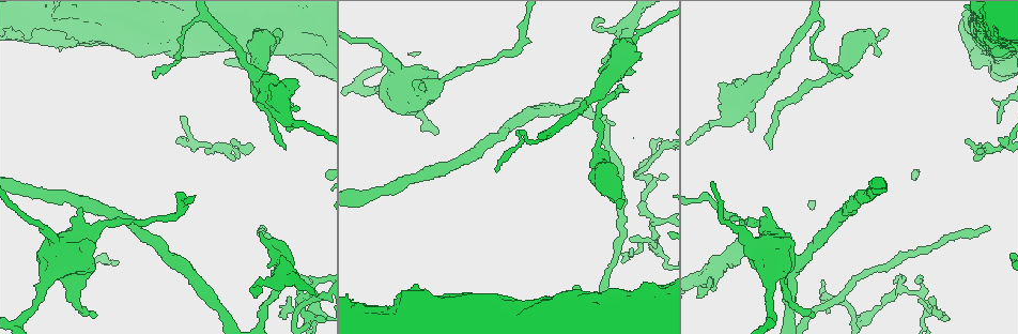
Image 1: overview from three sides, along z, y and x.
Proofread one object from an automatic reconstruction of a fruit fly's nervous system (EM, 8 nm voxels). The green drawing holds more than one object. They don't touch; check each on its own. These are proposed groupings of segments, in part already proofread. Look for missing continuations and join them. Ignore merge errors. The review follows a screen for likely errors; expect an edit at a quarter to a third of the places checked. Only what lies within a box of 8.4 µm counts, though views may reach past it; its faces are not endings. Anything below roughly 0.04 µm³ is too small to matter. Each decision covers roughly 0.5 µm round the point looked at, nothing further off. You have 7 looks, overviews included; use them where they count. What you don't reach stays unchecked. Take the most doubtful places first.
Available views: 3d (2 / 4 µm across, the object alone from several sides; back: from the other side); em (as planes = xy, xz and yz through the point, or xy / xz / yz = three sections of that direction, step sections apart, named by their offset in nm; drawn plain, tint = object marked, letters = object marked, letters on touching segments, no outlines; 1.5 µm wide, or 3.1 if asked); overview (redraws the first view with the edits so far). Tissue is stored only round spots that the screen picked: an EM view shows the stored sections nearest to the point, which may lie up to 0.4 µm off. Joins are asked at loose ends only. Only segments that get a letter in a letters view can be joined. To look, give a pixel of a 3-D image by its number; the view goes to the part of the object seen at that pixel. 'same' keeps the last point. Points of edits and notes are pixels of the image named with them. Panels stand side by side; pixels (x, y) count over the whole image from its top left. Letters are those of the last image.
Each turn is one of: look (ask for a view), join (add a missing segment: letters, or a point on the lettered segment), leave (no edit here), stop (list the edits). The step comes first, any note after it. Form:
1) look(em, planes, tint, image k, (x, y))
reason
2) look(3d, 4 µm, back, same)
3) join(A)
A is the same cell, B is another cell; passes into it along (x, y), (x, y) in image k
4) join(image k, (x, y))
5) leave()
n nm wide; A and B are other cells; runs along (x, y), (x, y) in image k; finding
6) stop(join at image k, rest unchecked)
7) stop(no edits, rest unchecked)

look(3d, 2 µm, back, image 1, (988, 228))
tapers out

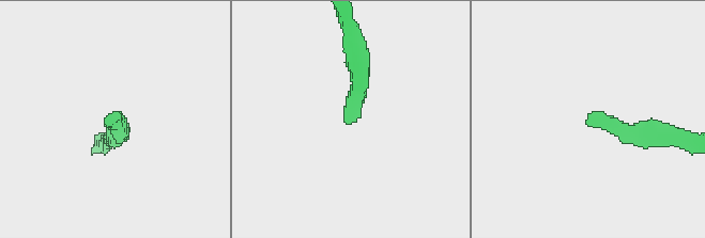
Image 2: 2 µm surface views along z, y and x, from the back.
look(em, planes, letters, image 2, (588, 117))
now the EM

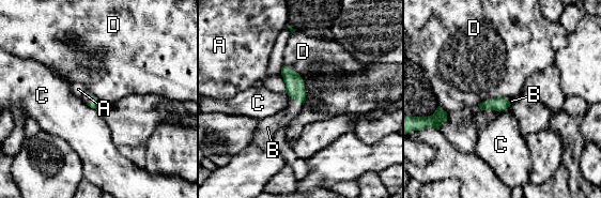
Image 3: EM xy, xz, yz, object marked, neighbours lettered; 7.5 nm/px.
join(B)
B is the same cell, A, C and D are other cells; passes into it along (294, 85), (296, 100), (274, 123) in image 3; it goes on there

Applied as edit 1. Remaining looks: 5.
look(em, yz, step 8, letters, image 1, (274, 34))
branch stops here

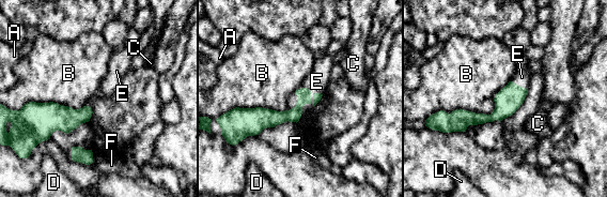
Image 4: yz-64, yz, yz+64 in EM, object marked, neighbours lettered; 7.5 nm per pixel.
look(em, planes, letters, same)

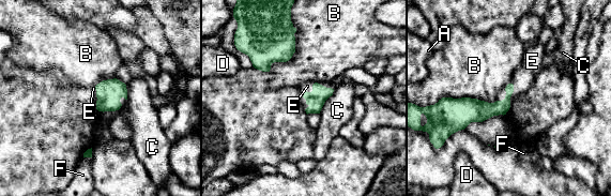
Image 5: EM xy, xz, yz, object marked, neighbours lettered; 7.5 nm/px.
join(E)
E is the same cell, A, B, C, D and F are other cells; it goes on there

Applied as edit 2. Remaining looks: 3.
look(em, planes, tint, image 1, (279, 315))
tapers out

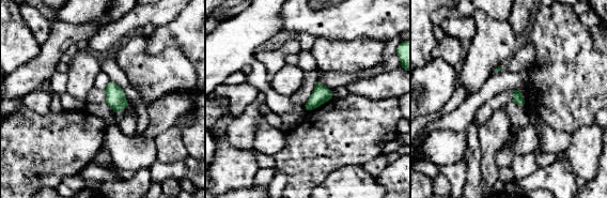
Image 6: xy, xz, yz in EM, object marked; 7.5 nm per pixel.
look(em, planes, letters, same)
see the neighbours

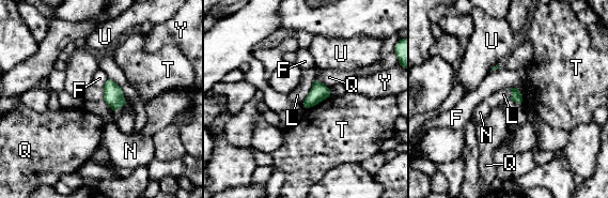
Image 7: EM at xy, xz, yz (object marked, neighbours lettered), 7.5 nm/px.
leave()
80 nm wide; F, L, N, Q, T, U and Y are other cells; none of them fits

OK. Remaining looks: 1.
stop(join at image 3, join at image 5, rest unchecked)

